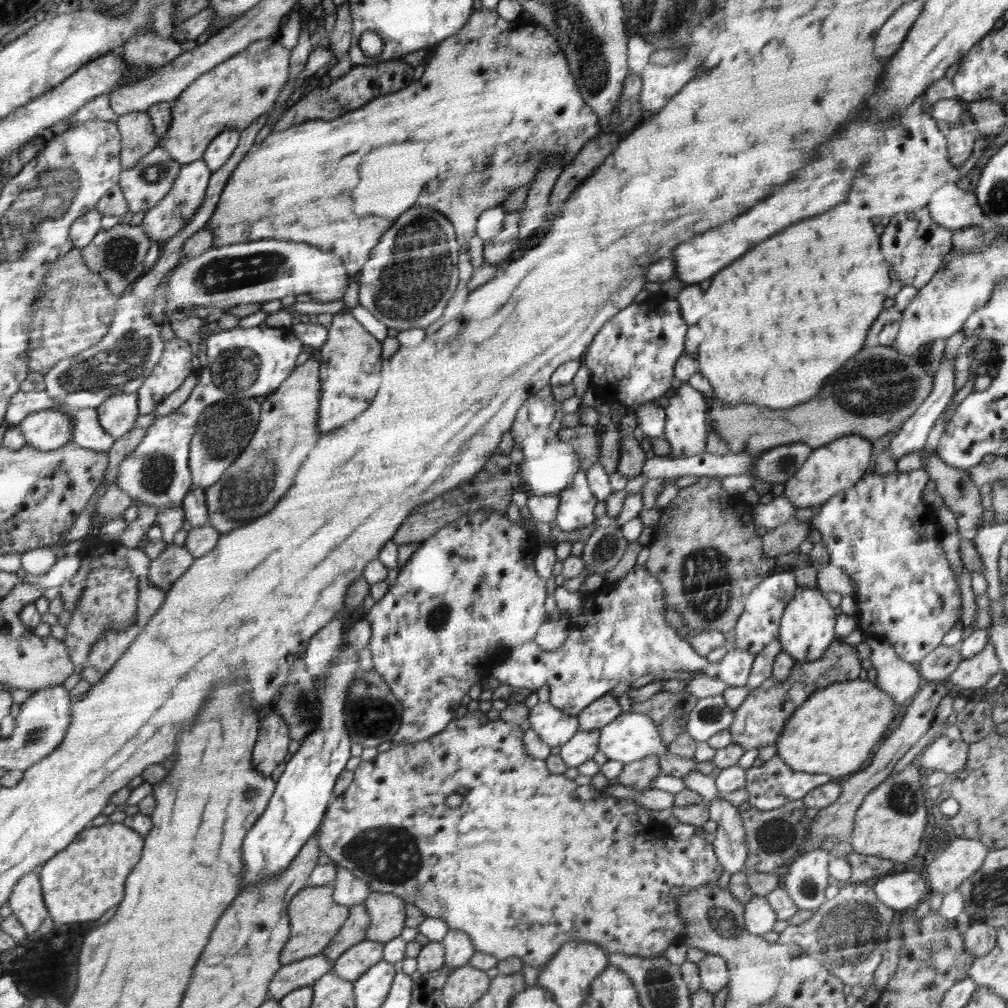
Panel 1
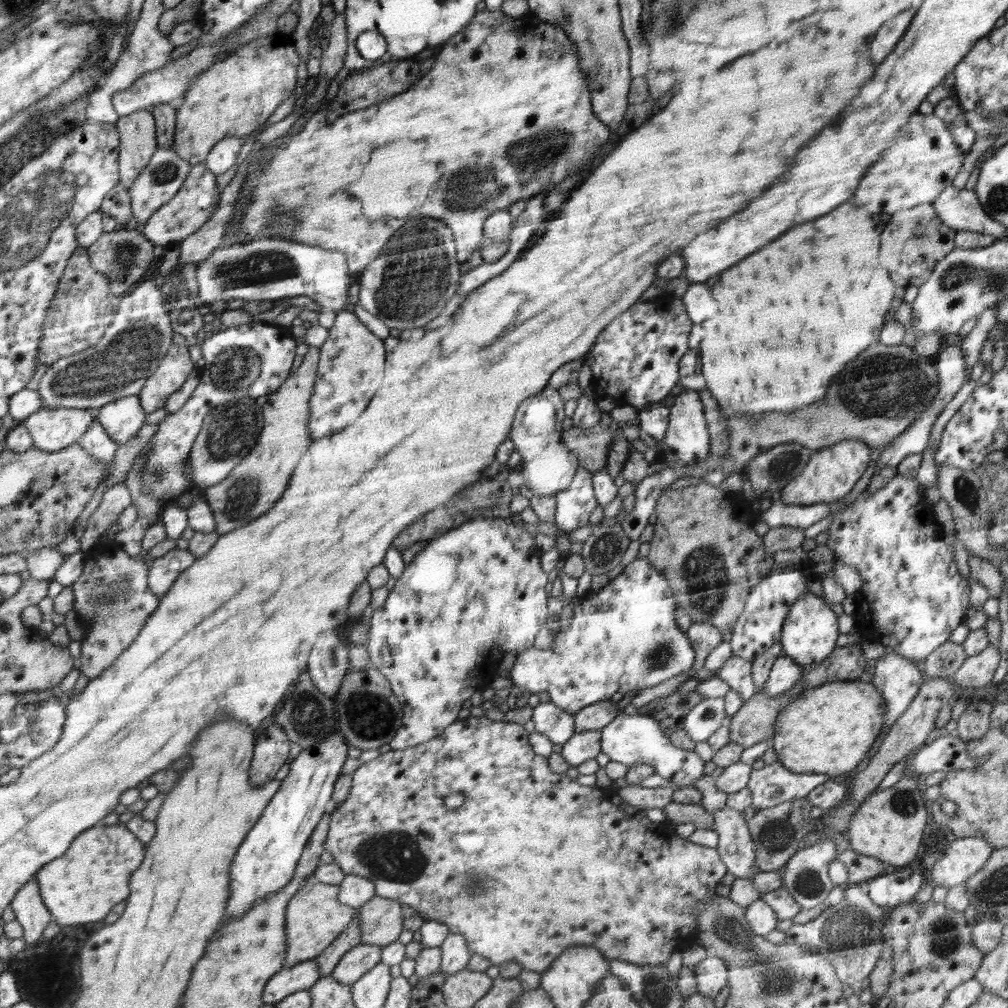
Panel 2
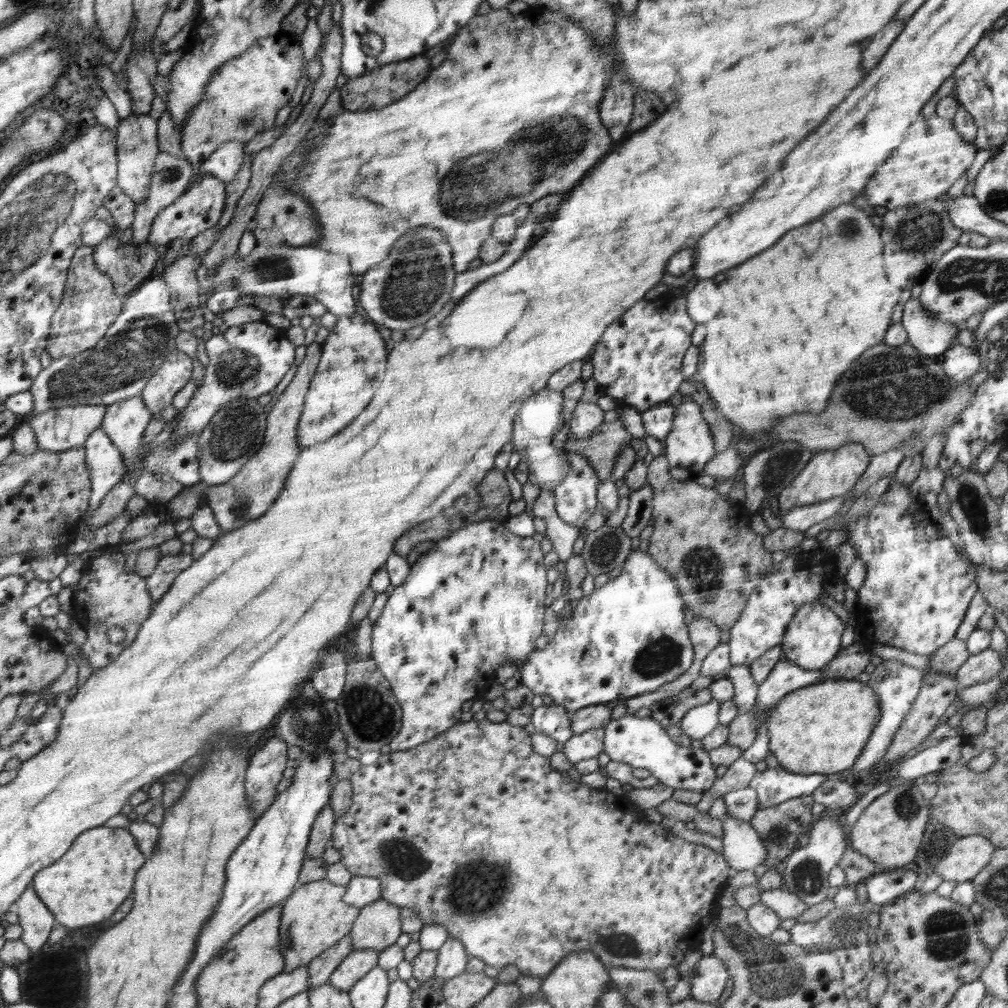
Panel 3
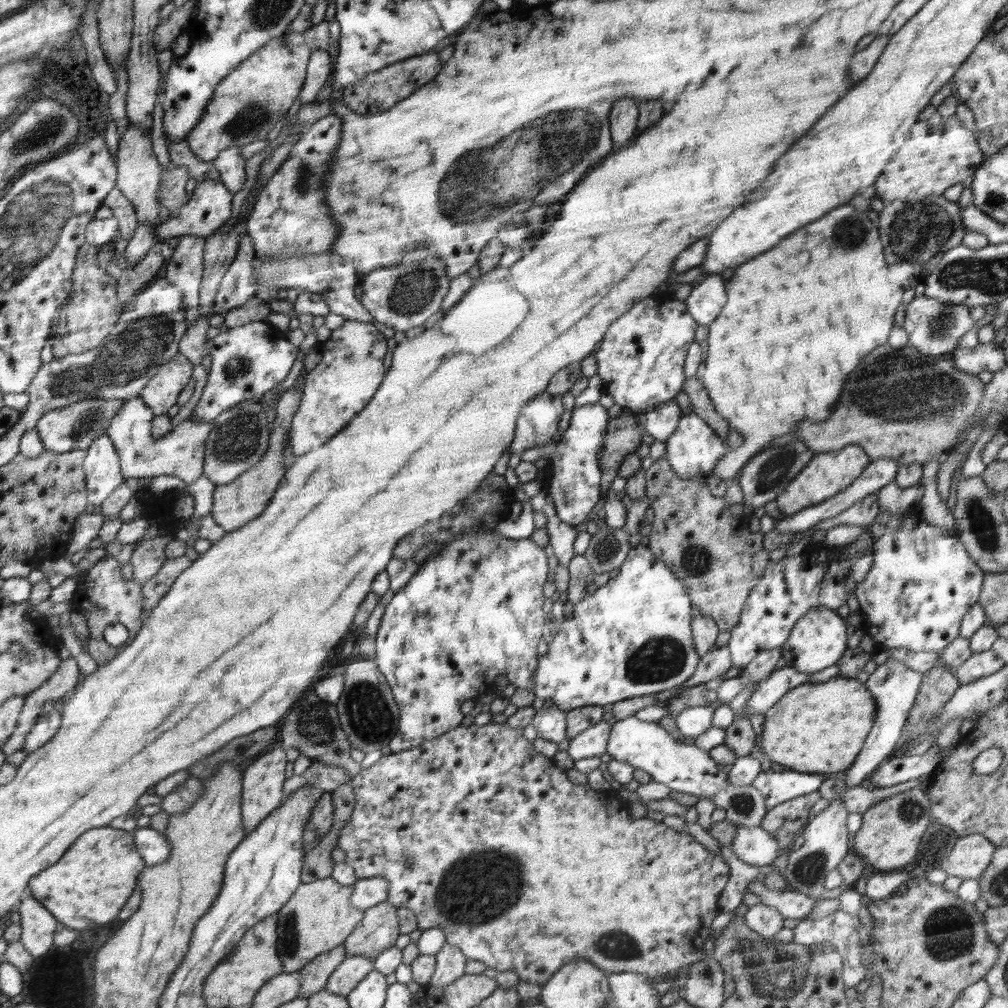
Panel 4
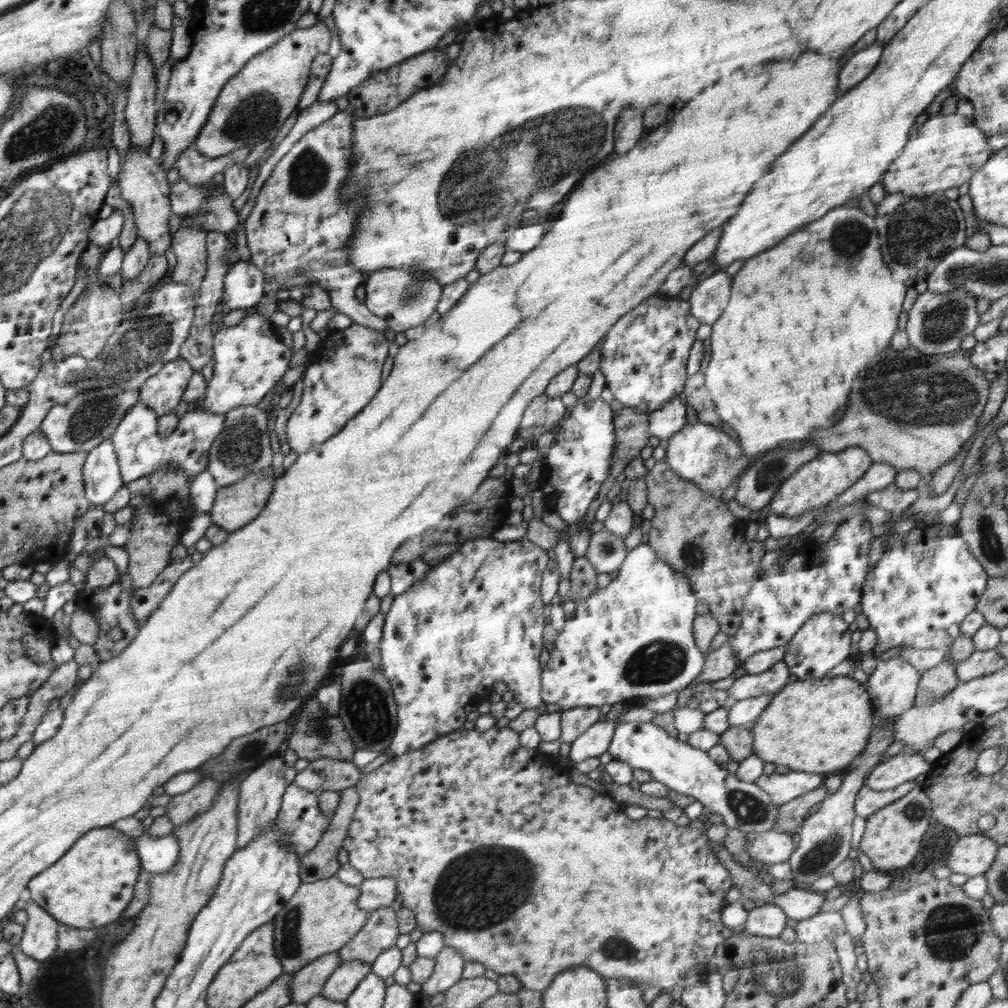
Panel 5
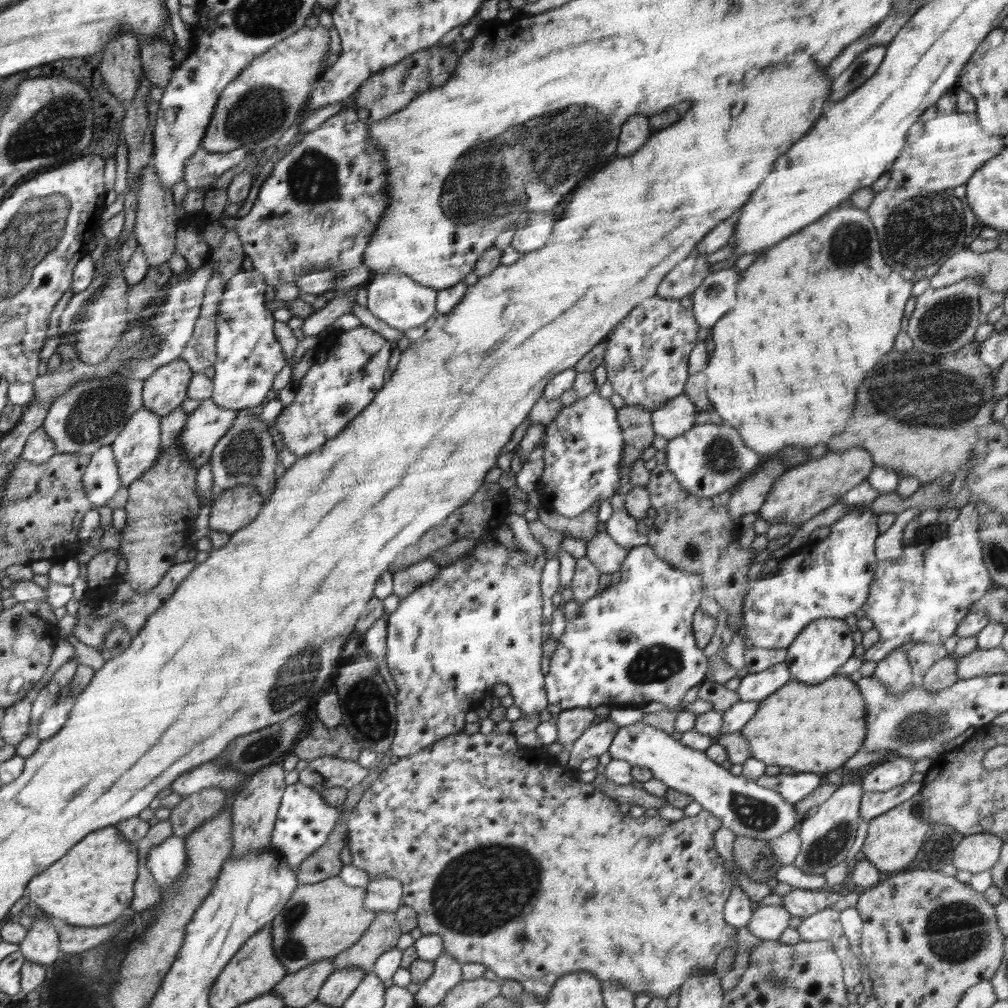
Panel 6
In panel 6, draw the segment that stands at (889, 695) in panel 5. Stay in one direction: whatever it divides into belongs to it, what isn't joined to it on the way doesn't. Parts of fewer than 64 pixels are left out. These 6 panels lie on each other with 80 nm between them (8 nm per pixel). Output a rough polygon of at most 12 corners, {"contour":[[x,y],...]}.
{"contour":[[907,652],[877,661],[873,676],[892,694],[916,683]]}

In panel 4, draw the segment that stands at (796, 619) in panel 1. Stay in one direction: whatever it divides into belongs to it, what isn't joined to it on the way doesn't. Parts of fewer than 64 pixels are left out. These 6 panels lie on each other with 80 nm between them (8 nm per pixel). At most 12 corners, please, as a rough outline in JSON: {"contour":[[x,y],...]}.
{"contour":[[808,610],[781,646],[790,668],[818,673],[848,650],[846,624]]}

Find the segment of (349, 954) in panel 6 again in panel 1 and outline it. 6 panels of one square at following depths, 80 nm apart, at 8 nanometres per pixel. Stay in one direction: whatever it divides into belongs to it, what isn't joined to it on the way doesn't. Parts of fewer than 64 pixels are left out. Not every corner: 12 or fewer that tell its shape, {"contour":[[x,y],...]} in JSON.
{"contour":[[371,892],[366,939],[385,944],[405,929],[405,899]]}

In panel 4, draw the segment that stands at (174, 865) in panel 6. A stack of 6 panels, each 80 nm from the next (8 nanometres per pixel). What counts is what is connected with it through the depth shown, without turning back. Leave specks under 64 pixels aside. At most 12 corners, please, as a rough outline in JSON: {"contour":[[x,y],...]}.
{"contour":[[140,827],[133,833],[147,867],[160,864],[171,844],[160,831]]}

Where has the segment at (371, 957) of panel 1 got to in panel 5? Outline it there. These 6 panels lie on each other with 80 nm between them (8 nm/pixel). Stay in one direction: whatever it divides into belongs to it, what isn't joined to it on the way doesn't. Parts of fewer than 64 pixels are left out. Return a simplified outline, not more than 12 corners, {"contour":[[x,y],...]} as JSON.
{"contour":[[344,962],[321,995],[345,1002],[371,972],[364,962]]}

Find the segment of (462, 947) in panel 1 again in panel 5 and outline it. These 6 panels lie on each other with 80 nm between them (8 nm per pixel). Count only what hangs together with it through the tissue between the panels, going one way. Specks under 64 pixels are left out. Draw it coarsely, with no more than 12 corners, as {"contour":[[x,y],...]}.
{"contour":[[450,947],[422,985],[433,997],[462,980],[465,961]]}

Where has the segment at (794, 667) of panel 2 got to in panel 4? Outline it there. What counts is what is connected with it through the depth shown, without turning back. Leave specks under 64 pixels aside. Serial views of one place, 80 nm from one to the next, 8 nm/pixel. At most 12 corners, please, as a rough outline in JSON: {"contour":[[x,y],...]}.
{"contour":[[837,665],[818,673],[788,666],[776,669],[756,689],[747,706],[765,713],[789,690],[833,679]]}

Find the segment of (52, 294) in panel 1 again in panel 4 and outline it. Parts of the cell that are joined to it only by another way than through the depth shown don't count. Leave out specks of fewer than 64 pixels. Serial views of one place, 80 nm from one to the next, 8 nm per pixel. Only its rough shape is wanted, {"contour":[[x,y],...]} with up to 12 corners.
{"contour":[[98,246],[79,248],[53,358],[107,340],[122,314]]}

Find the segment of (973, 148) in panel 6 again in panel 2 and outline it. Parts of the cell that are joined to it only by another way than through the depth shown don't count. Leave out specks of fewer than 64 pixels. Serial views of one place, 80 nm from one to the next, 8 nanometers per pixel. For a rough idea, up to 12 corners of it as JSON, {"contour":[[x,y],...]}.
{"contour":[[917,112],[862,176],[862,214],[932,203],[968,152]]}

